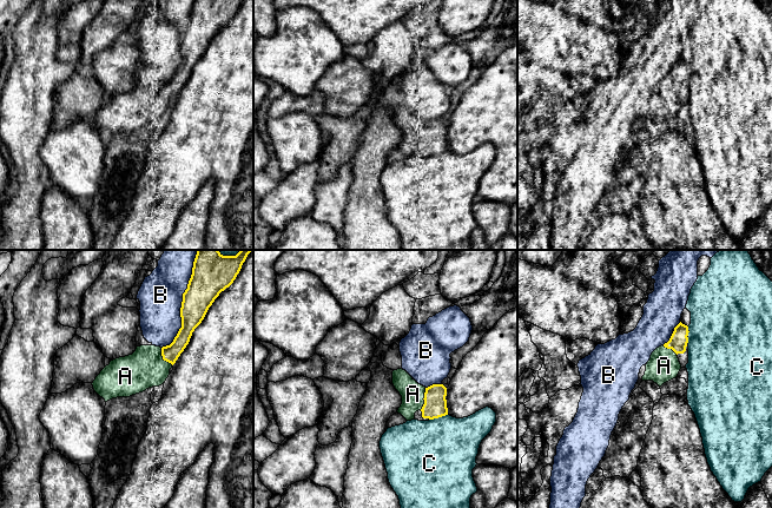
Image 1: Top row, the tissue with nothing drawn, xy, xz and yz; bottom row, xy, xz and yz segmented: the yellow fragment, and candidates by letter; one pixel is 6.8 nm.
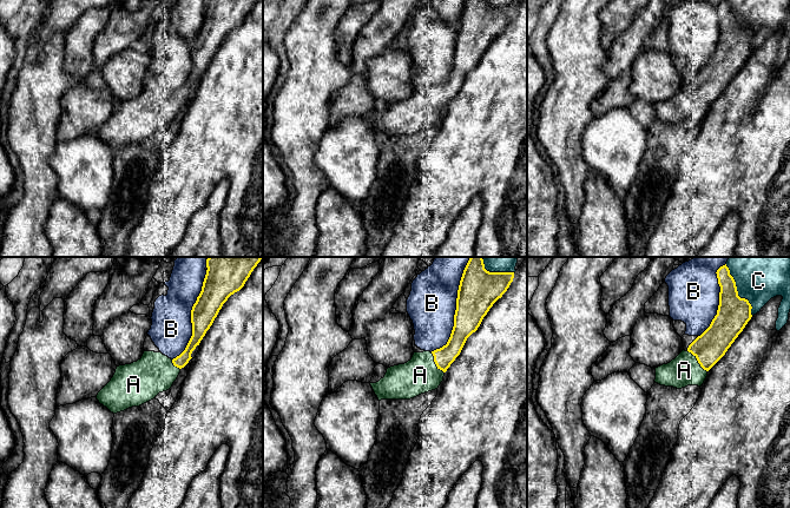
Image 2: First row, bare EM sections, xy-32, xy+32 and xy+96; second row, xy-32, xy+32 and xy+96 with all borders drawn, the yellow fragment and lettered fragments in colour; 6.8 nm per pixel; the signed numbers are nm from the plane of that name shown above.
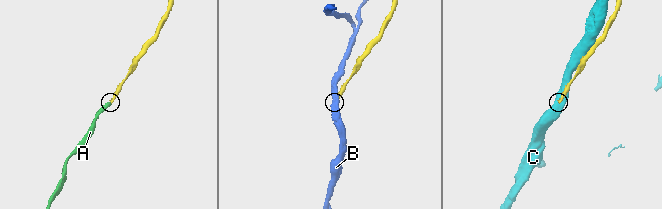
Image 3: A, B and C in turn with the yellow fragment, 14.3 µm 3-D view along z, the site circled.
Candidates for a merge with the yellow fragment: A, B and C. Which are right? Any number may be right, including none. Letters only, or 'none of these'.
A

